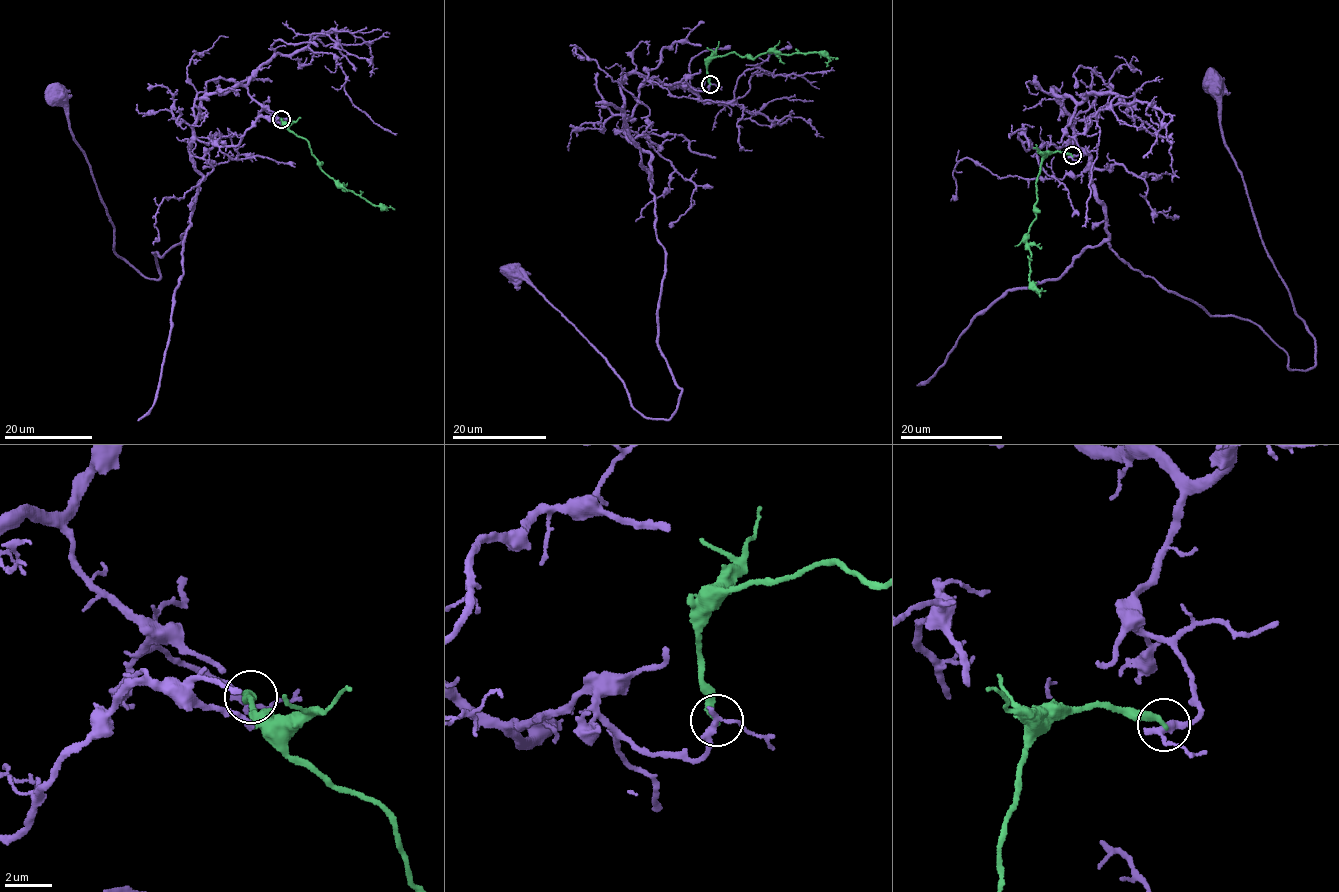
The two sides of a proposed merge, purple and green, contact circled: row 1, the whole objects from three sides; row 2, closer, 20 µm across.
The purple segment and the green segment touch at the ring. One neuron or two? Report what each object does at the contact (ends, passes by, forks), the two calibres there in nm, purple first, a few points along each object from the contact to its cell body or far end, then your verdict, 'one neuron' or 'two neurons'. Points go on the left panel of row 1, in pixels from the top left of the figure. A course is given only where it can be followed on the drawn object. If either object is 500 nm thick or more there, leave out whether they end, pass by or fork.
purple passes by; green ends; calibres 280 and 320 nm; course purple (281, 119), (239, 85), (201, 100), (202, 179), (184, 239), (152, 252), (156, 280), (114, 248), (58, 97); course green (281, 119), (297, 136), (303, 137), (311, 155), (330, 178), (376, 205), (395, 210); two neurons

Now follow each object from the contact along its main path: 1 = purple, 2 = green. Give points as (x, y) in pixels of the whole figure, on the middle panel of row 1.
1: (710, 84), (620, 84), (628, 138), (650, 155), (676, 412), (637, 411), (514, 269)
2: (710, 84), (707, 62), (733, 52), (752, 59), (774, 51), (791, 54), (823, 52), (838, 58)

